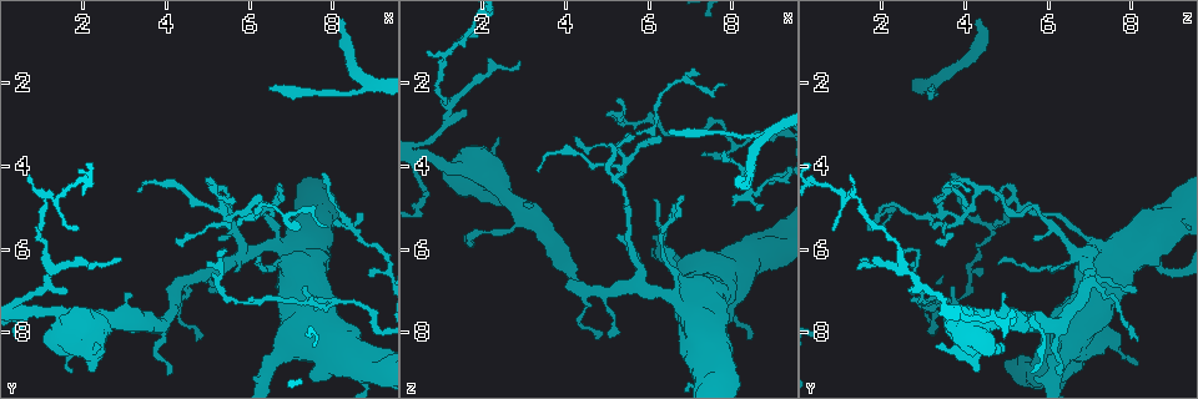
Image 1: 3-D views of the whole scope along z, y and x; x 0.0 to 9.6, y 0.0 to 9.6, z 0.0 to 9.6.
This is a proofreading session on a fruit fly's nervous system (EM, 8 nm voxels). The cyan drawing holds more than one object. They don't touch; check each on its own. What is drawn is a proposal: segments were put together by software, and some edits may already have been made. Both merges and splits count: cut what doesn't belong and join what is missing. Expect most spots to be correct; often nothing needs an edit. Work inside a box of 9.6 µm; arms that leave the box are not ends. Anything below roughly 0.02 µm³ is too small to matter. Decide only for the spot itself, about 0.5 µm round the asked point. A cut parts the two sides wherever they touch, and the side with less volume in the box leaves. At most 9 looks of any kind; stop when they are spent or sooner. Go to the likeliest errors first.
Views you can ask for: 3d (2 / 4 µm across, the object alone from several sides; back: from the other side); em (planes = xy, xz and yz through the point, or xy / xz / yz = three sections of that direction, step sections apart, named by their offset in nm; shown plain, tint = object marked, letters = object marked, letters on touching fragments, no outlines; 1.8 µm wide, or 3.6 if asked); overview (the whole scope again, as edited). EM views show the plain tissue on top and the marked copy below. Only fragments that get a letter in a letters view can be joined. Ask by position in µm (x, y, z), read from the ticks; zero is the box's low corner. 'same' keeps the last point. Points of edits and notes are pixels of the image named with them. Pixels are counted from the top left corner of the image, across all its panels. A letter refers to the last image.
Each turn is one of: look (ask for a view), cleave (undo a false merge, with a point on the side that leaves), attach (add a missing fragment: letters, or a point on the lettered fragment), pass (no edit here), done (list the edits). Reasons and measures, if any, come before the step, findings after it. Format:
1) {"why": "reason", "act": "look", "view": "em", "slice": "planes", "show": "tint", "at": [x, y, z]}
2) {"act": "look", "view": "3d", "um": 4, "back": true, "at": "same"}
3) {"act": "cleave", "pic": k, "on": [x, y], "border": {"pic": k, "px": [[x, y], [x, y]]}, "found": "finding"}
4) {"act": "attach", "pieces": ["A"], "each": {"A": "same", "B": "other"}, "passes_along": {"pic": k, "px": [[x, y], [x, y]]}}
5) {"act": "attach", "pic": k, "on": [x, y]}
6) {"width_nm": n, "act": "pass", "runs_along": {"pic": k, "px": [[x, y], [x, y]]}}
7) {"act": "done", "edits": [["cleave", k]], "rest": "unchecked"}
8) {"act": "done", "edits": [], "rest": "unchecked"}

{"why": "tapers out", "act": "look", "view": "em", "slice": "planes", "show": "letters", "at": [6.45, 2.10, 3.10]}

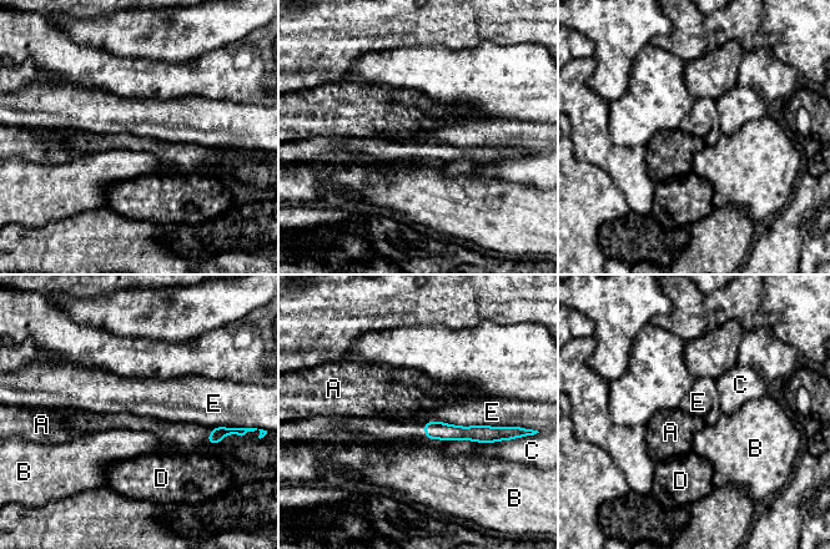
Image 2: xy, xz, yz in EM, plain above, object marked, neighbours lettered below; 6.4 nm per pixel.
{"act": "pass", "each": {"A": "other", "B": "other", "C": "other", "D": "other", "E": "other"}, "border": {"pic": 2, "px": [[422, 423], [504, 427]]}, "found": "none of them fits"}

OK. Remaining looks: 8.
{"why": "tapers out", "act": "look", "view": "3d", "um": 2, "at": [2.95, 6.30, 1.50]}

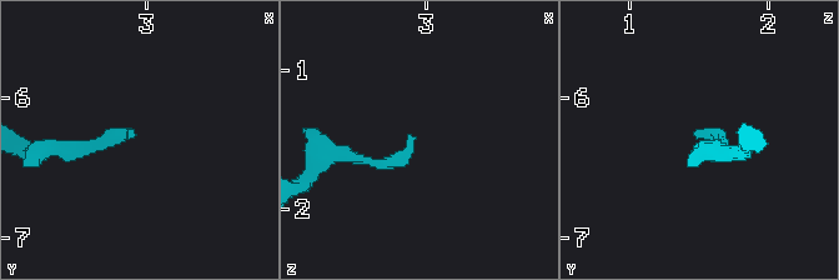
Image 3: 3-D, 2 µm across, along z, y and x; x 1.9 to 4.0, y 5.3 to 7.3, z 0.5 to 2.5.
{"why": "shape alone is not enough", "act": "look", "view": "em", "slice": "planes", "show": "letters", "at": [2.92, 6.26, 1.46]}

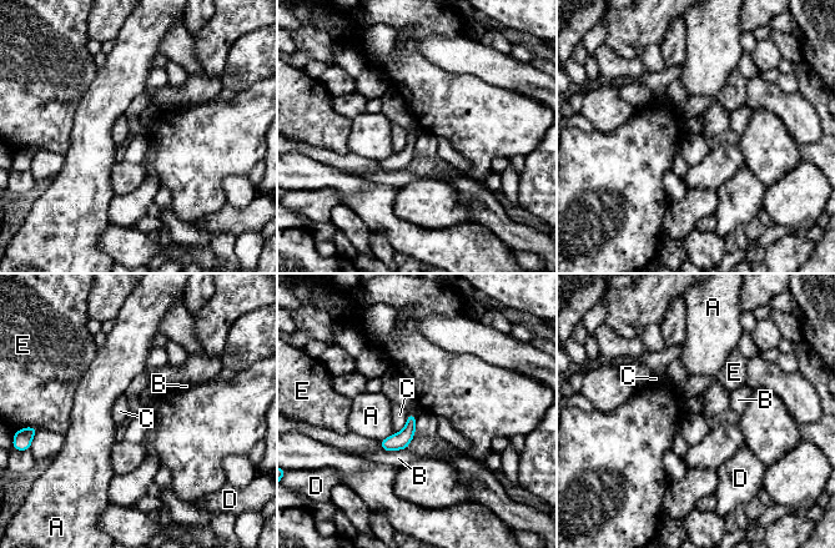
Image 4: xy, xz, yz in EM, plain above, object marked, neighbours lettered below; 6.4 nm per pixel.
{"act": "pass", "each": {"A": "other", "B": "other", "C": "other", "D": "other", "E": "other"}, "border": {"pic": 4, "px": [[408, 413], [406, 425], [395, 433]]}, "found": "none of them fits"}

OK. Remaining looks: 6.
{"why": "abrupt turn", "act": "look", "view": "3d", "um": 2, "at": [8.55, 5.60, 4.70]}

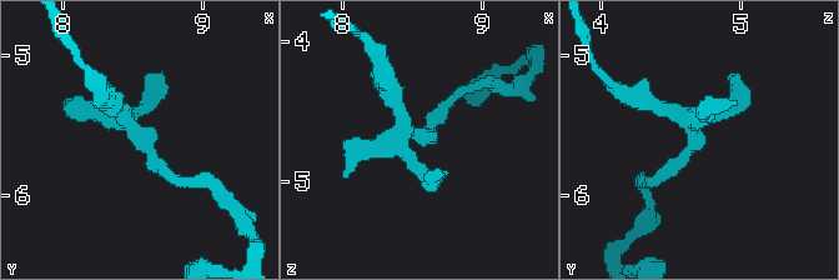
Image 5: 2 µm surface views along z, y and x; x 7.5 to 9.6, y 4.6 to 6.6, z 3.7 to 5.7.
{"act": "look", "view": "em", "slice": "planes", "show": "letters", "at": [8.52, 5.56, 4.68]}

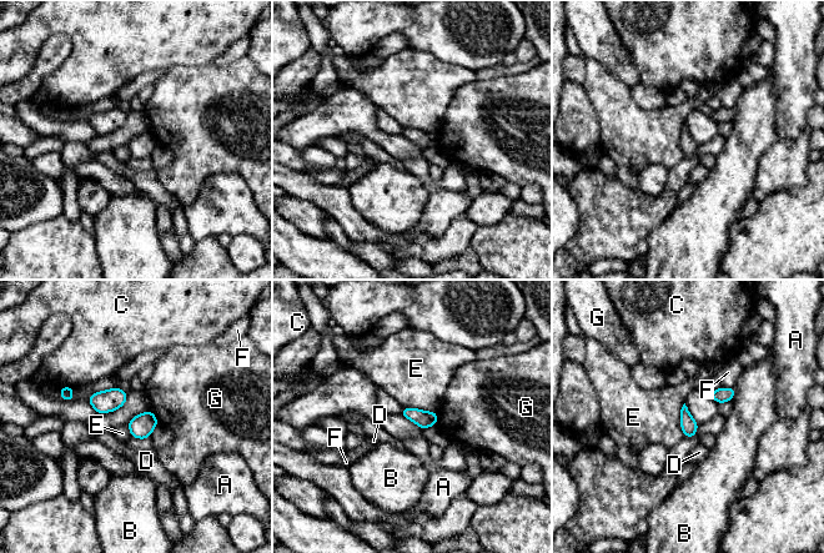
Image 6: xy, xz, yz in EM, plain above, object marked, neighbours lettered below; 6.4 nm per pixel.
{"act": "pass", "each": {"A": "other", "B": "other", "C": "other", "D": "other", "E": "other", "F": "other", "G": "other"}, "found": "one neuron here"}

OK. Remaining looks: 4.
{"why": "an open end", "act": "look", "view": "em", "um": 3.6, "slice": "planes", "show": "letters", "at": [5.25, 6.15, 2.40]}

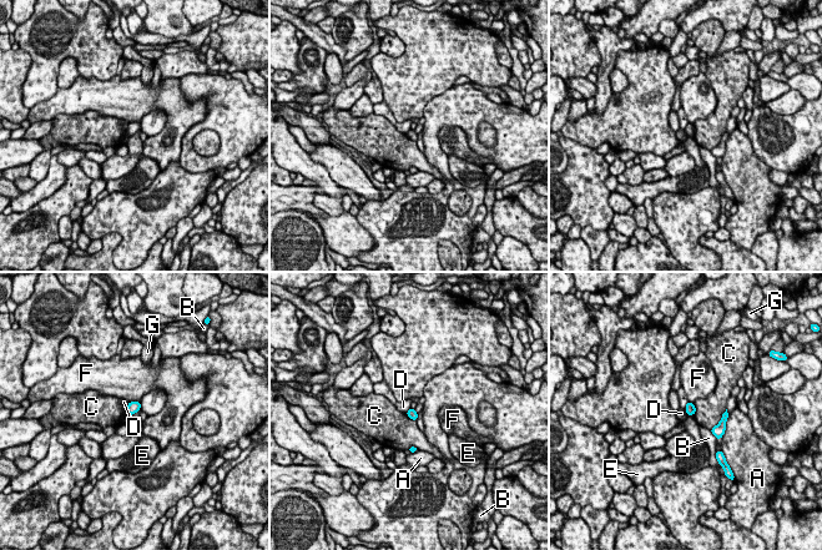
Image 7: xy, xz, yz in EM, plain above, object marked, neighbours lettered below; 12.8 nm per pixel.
{"act": "pass", "each": {"A": "other", "B": "other", "C": "other", "D": "other", "E": "other", "F": "other", "G": "other"}, "border": {"pic": 7, "px": [[127, 403], [129, 415]]}, "found": "no lettered fragment goes on from it"}

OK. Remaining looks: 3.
{"act": "done", "edits": [], "rest": "unchecked"}

